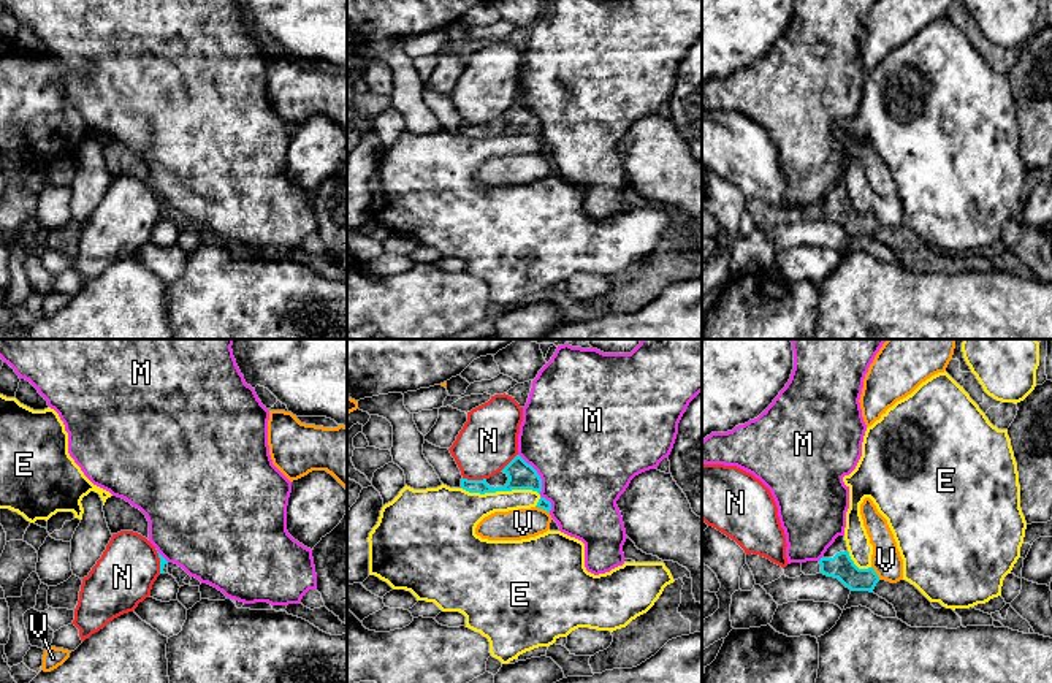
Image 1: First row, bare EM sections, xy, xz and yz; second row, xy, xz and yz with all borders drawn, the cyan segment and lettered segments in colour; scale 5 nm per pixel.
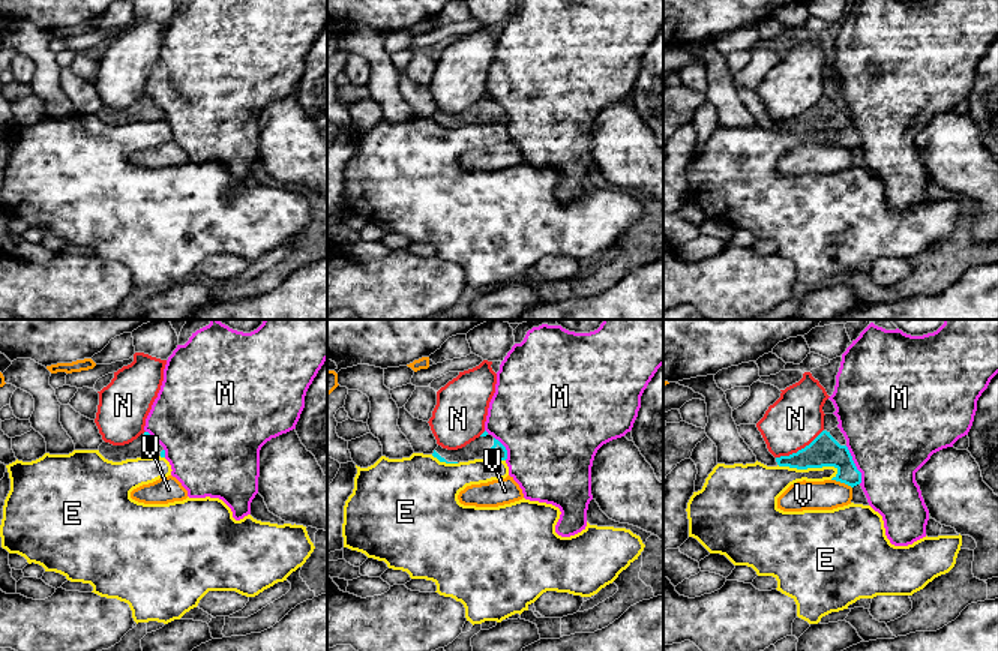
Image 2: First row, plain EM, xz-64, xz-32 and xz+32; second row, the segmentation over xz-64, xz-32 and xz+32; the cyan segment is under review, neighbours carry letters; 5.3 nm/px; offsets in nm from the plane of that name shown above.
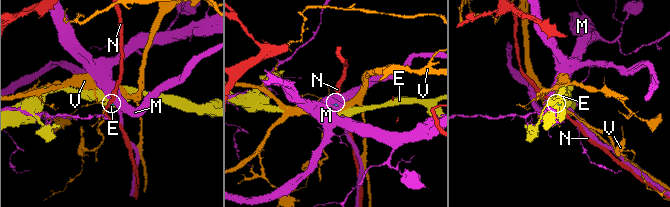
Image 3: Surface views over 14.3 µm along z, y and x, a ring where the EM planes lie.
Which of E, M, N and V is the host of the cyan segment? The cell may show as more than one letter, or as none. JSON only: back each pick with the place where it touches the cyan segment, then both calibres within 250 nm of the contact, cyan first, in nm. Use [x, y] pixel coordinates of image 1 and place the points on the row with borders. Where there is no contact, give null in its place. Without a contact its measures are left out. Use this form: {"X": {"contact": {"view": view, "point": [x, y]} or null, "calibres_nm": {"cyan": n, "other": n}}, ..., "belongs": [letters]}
{"belongs": []}

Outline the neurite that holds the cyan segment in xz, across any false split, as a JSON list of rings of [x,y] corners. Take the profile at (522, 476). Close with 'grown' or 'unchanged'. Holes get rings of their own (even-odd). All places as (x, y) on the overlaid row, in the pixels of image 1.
[[[516,455],[501,472],[490,479],[461,479],[461,488],[480,494],[512,490],[532,490],[540,494],[542,479],[531,464]]] | grown

